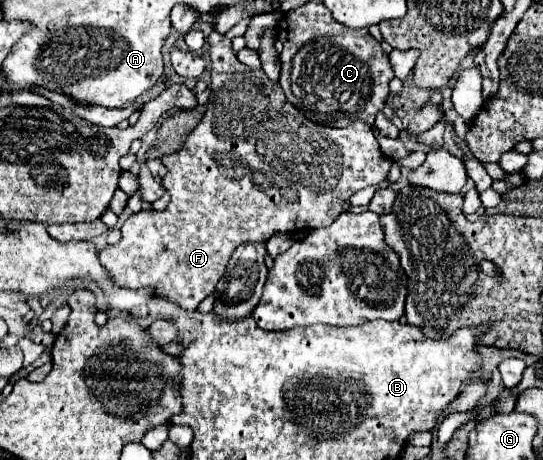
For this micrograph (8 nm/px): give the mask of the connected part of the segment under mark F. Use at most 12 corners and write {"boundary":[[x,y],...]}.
{"boundary":[[208,35],[172,197],[100,251],[196,309],[240,243],[330,225],[390,171]]}

